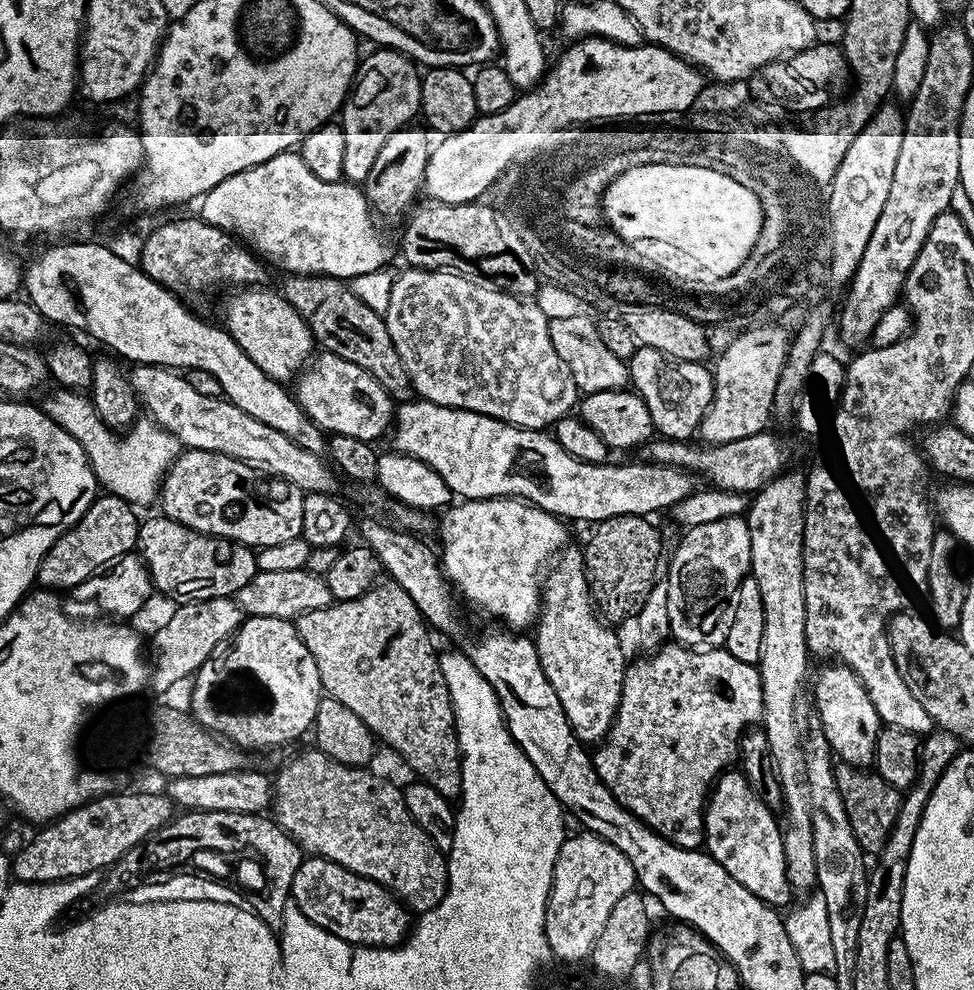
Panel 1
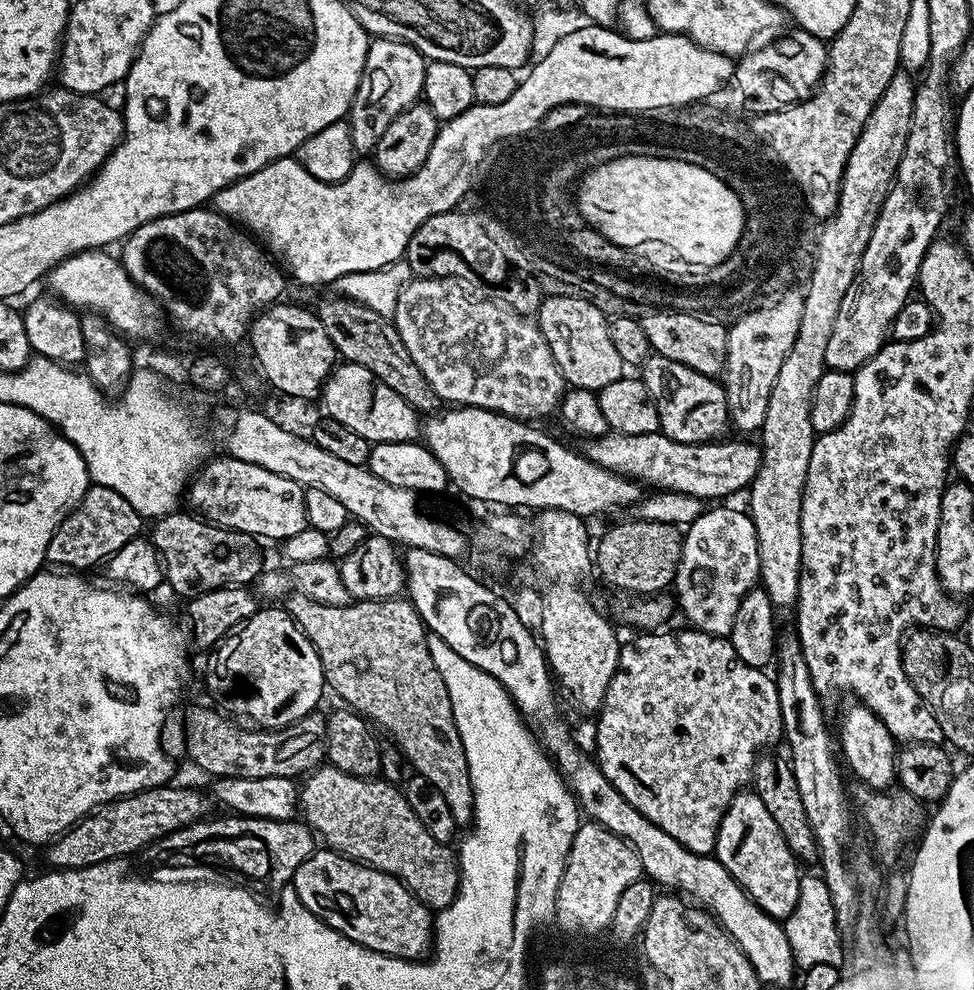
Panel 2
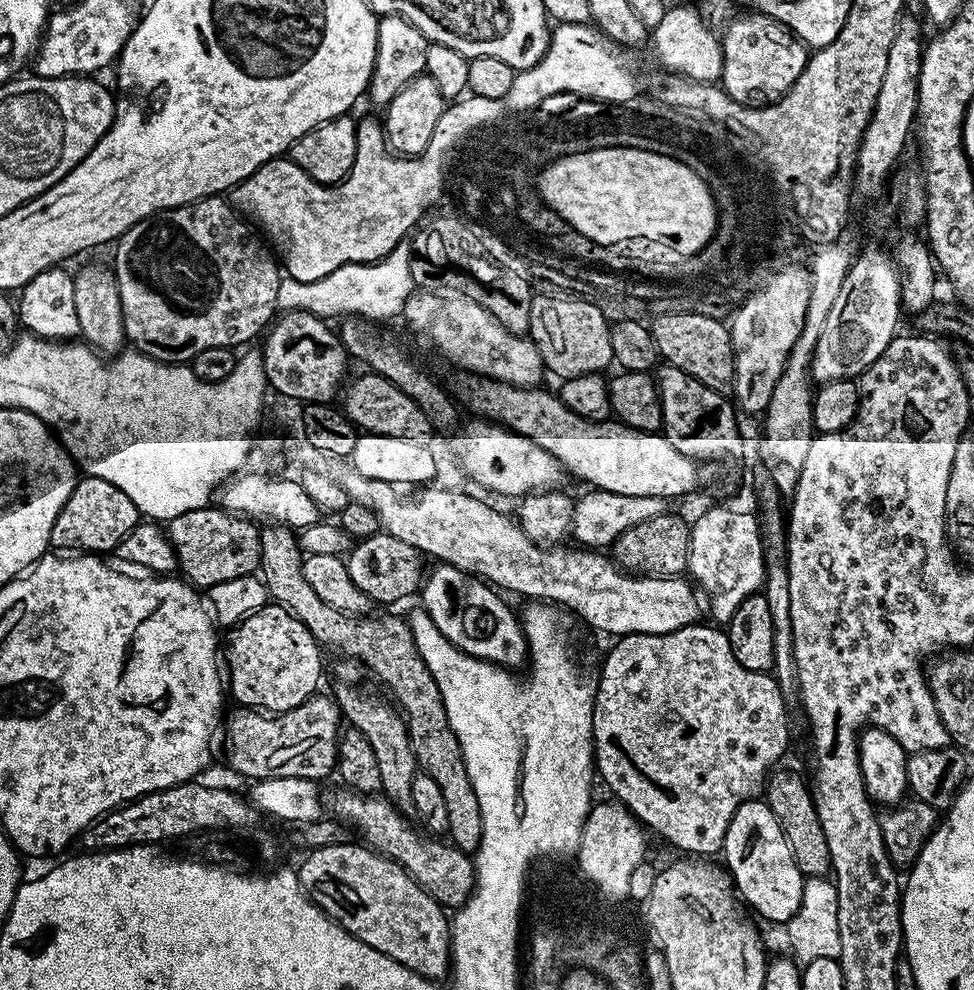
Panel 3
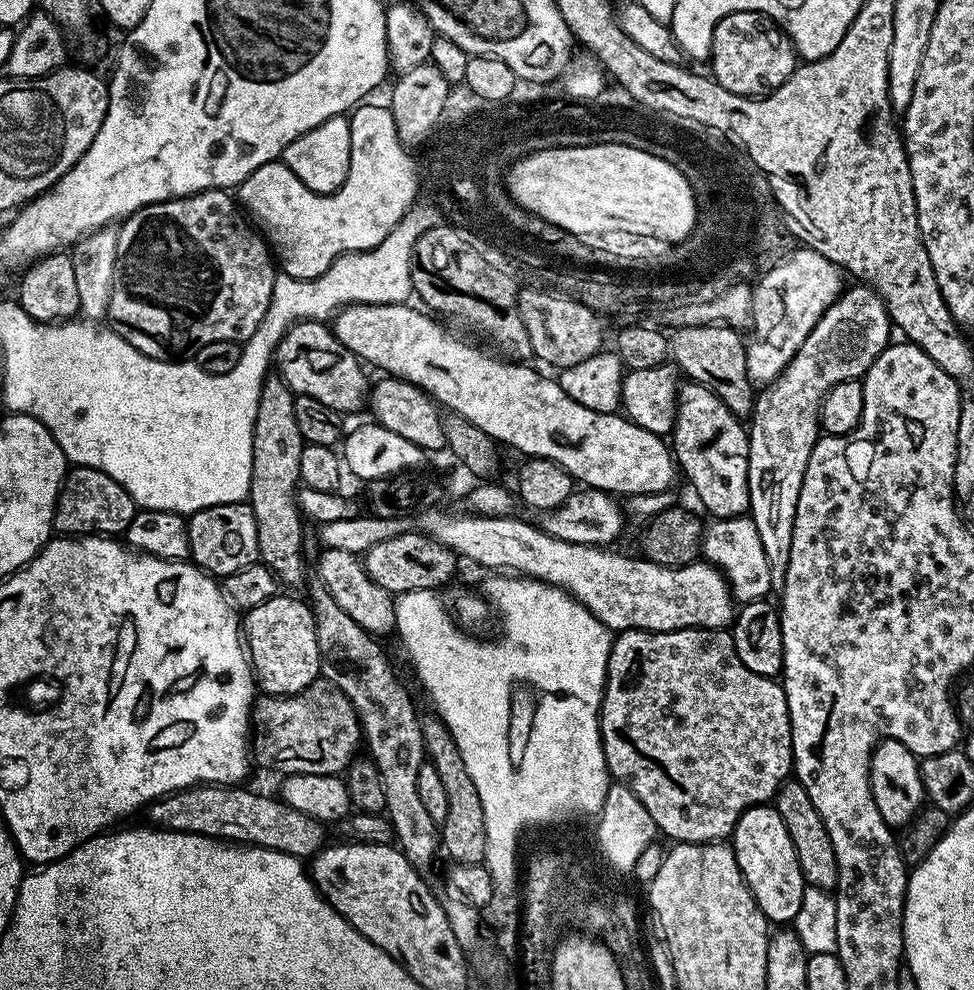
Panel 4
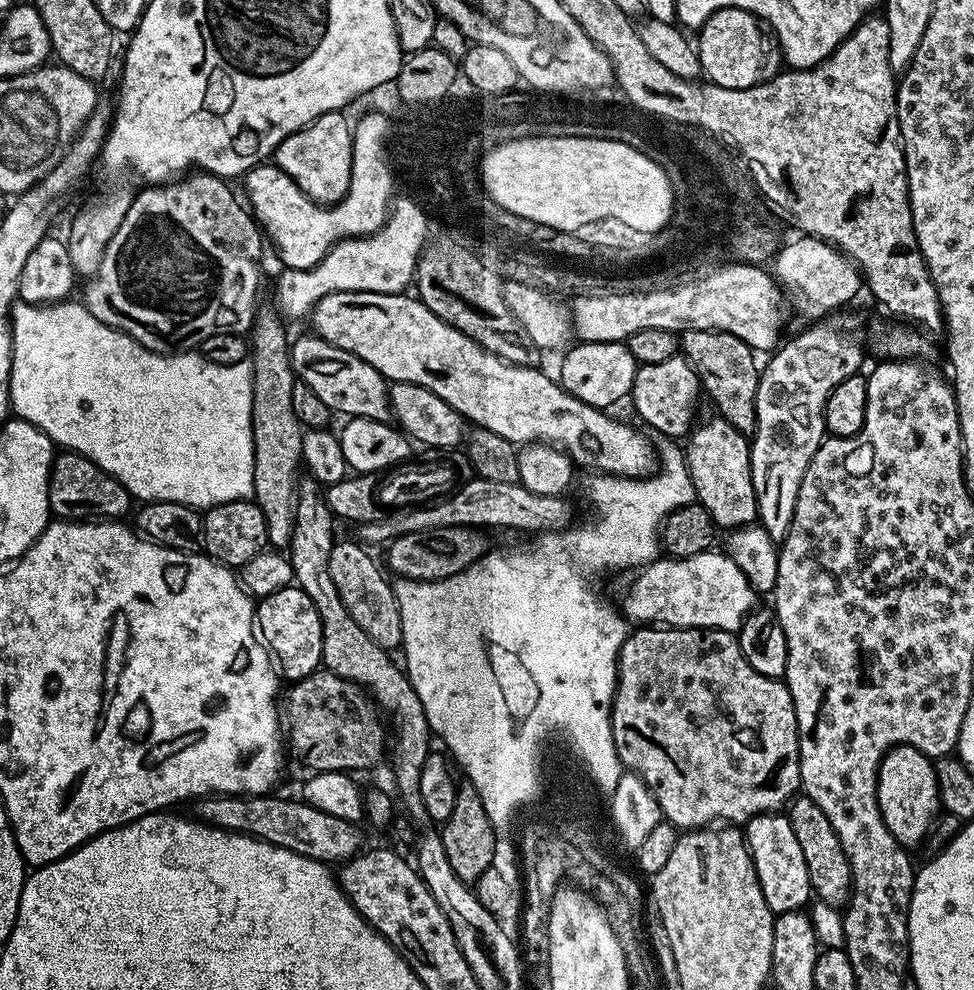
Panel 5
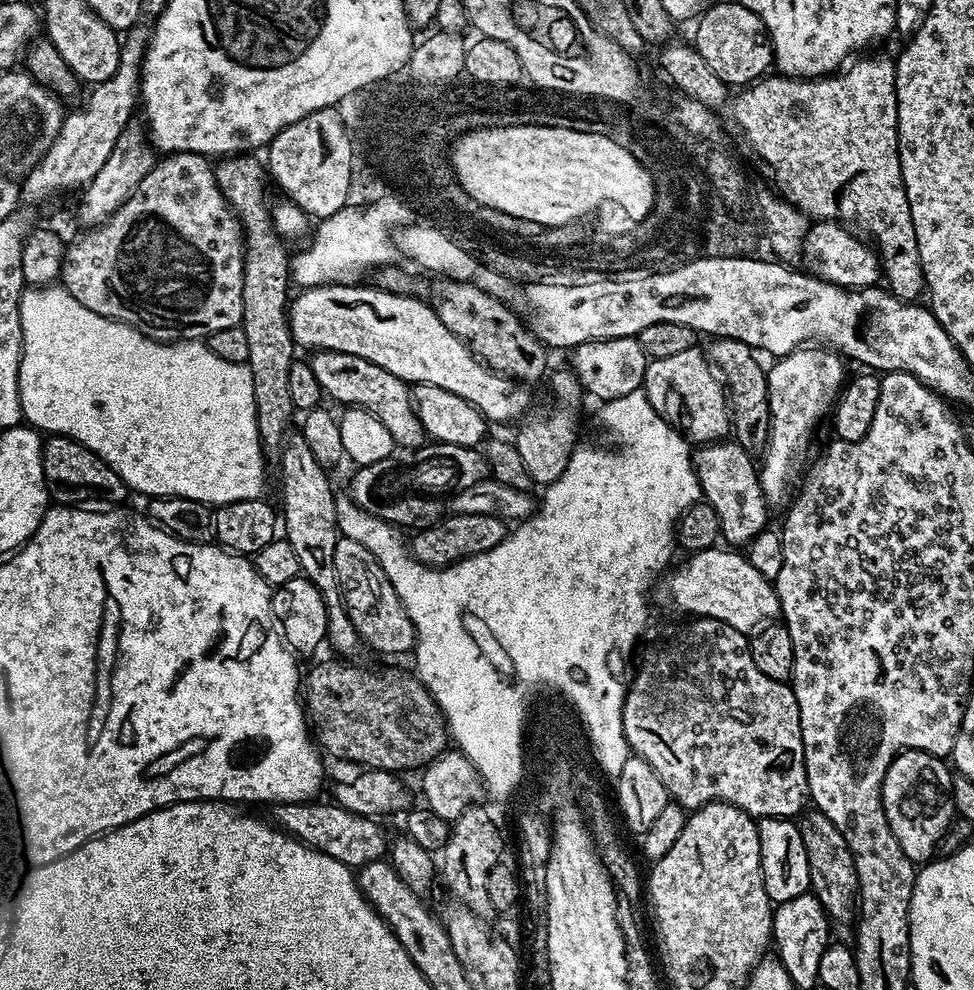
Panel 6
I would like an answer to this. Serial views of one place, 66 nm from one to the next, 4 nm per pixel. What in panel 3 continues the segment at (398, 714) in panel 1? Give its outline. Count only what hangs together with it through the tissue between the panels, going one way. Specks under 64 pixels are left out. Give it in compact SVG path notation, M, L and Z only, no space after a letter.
M268 524L260 528L260 566L262 579L268 585L269 597L291 616L298 618L306 630L316 639L321 649L333 648L344 656L361 660L386 687L391 699L408 722L408 736L412 739L412 749L416 755L419 771L430 774L442 790L446 802L447 839L462 852L474 854L480 847L482 830L482 810L478 806L478 794L470 782L462 746L446 718L446 706L434 682L434 674L422 662L418 646L414 646L414 634L407 619L400 616L350 616L324 604L318 594L306 582L301 557L292 556L292 547L298 540L293 529L283 524Z

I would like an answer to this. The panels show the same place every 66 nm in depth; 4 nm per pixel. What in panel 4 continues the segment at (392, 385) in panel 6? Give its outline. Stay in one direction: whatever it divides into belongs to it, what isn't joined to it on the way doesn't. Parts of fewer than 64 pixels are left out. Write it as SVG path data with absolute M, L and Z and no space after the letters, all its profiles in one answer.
M300 320L280 337L280 345L274 348L274 368L296 396L308 395L341 414L356 412L363 404L365 407L370 396L370 379L364 373L365 365L342 346L327 323Z

